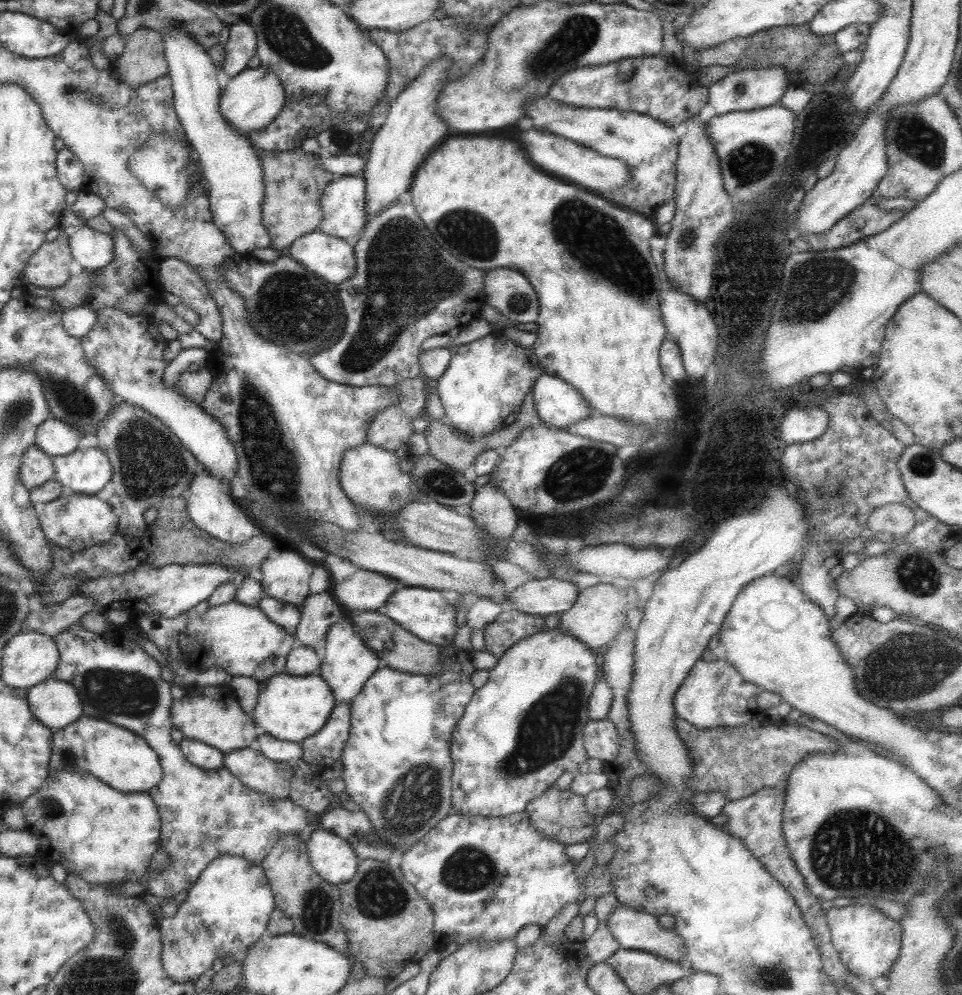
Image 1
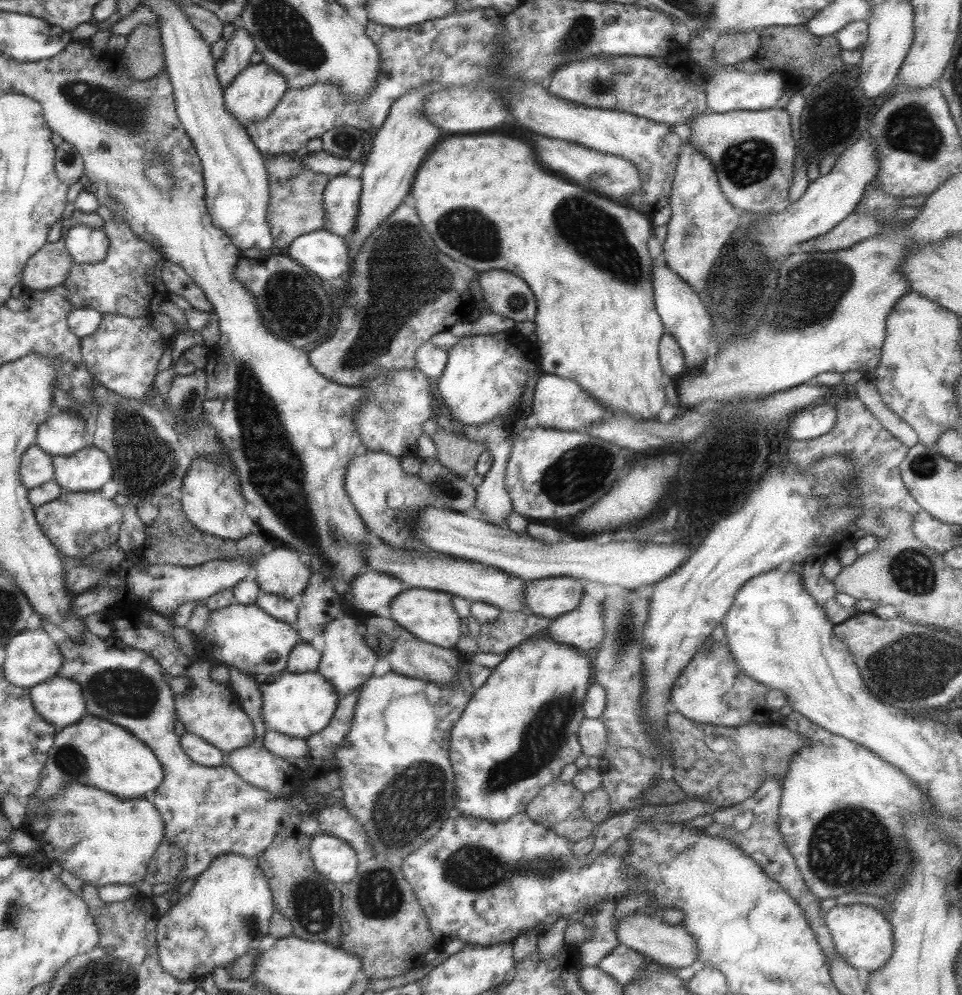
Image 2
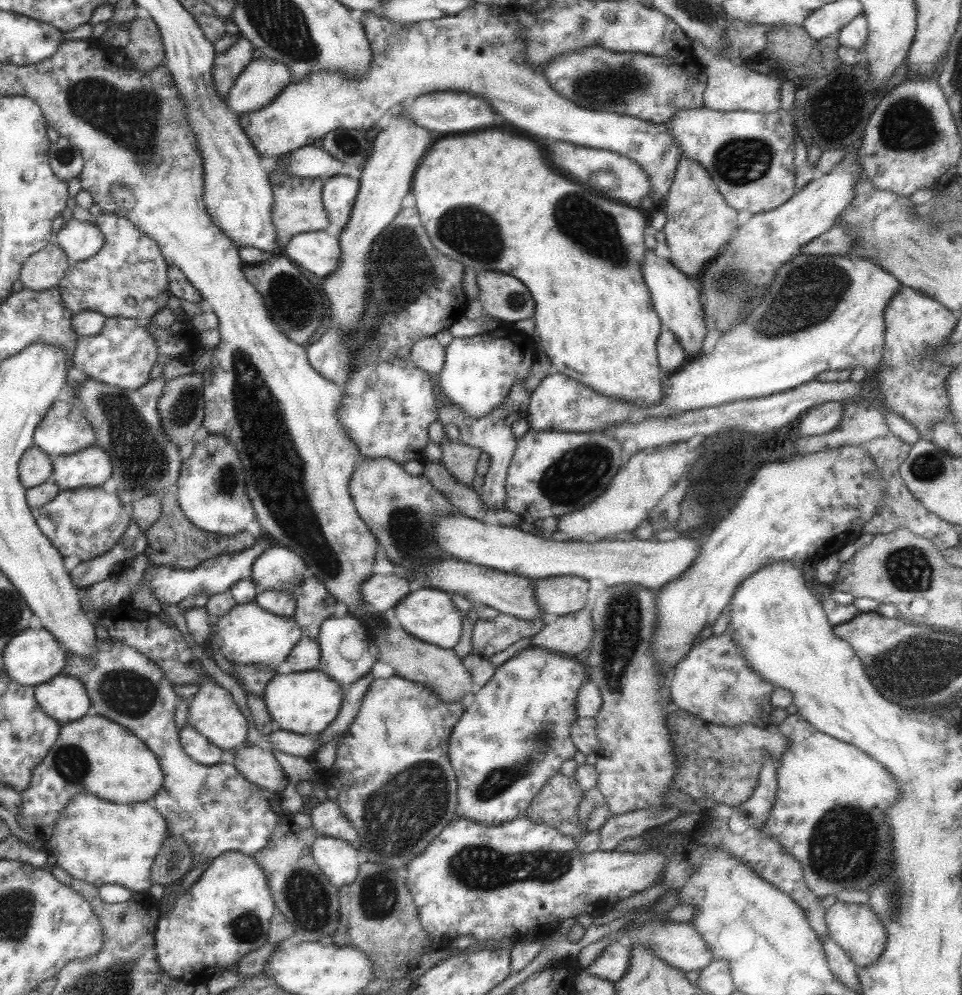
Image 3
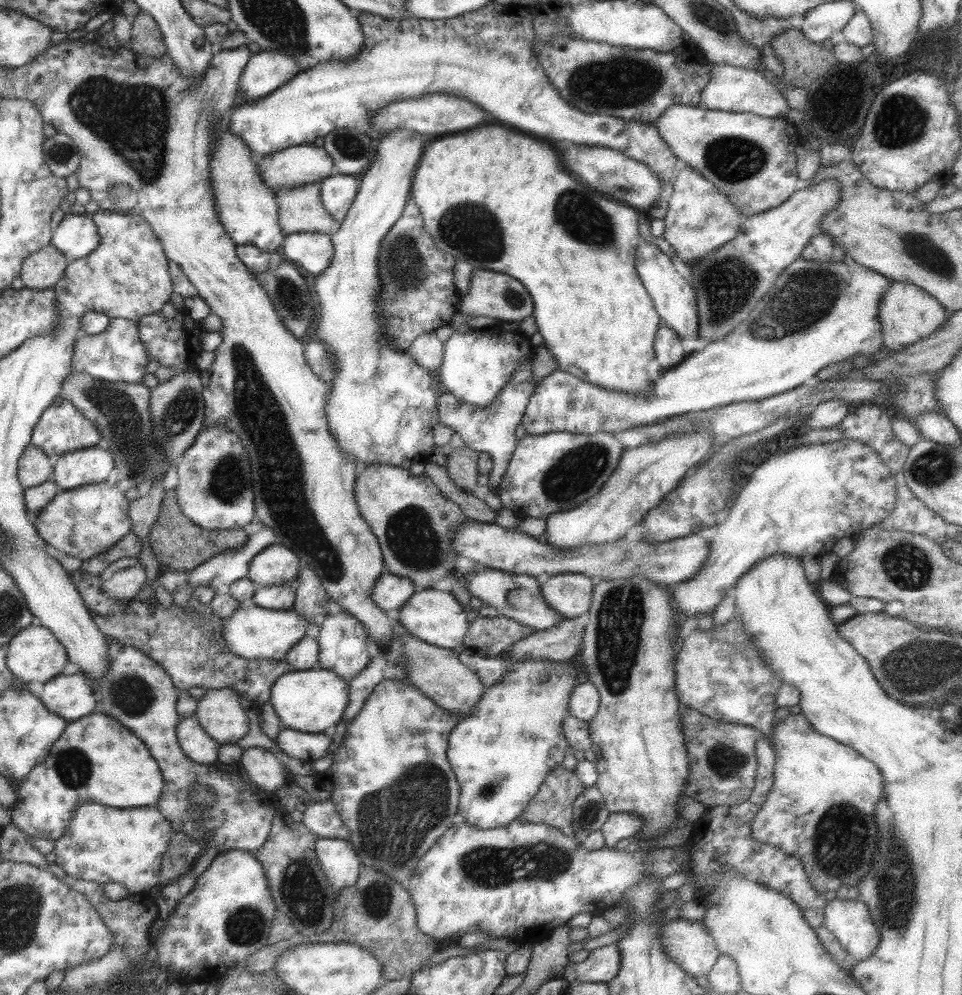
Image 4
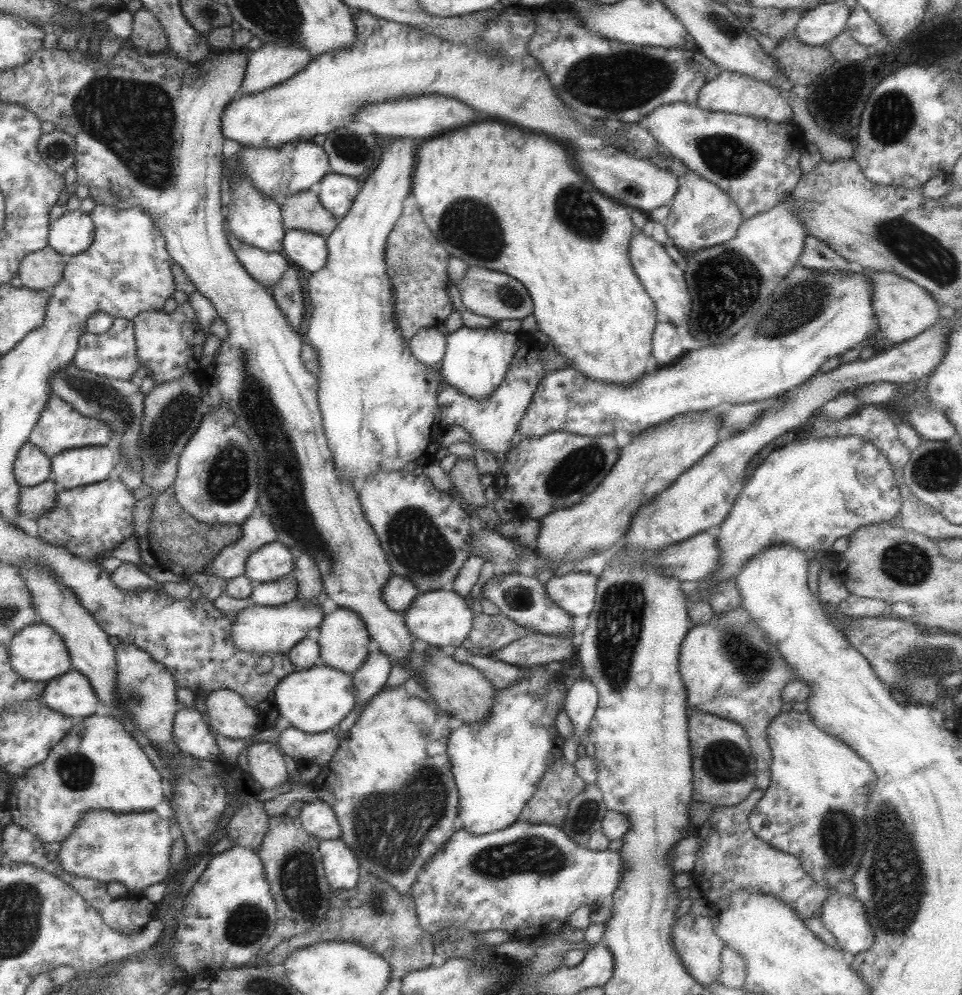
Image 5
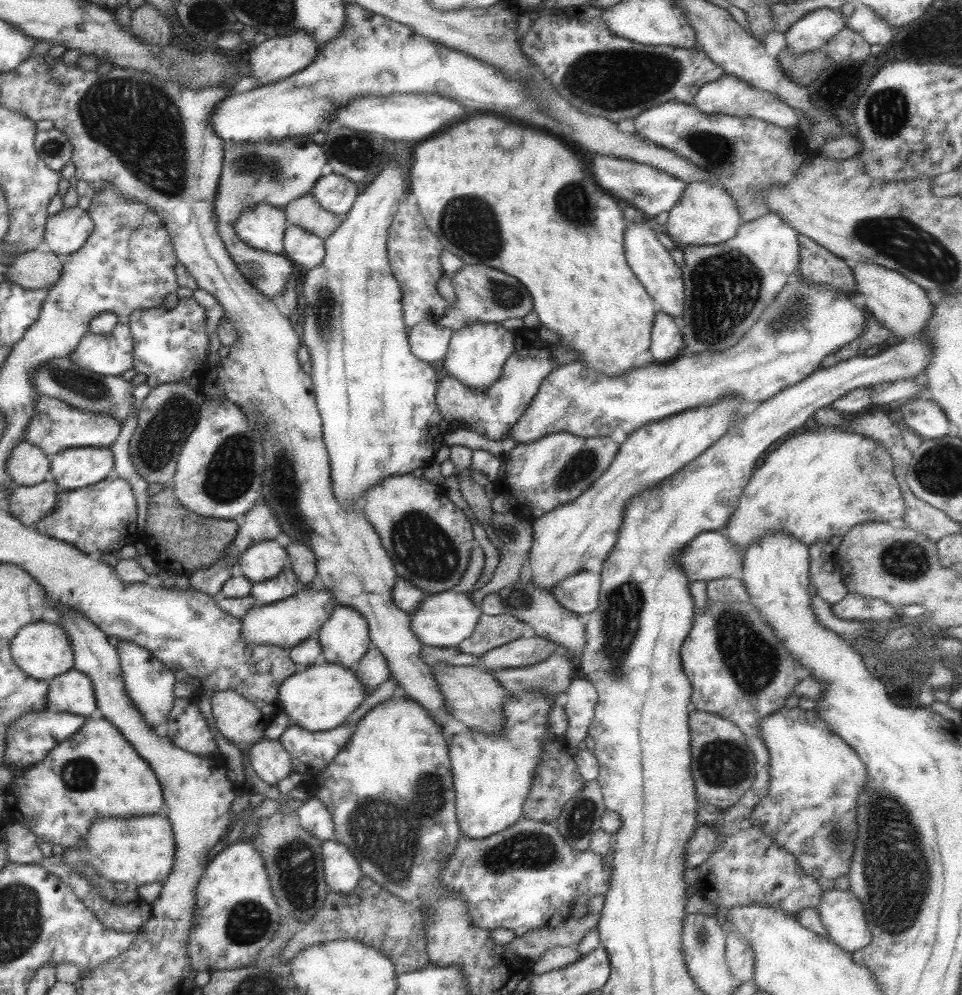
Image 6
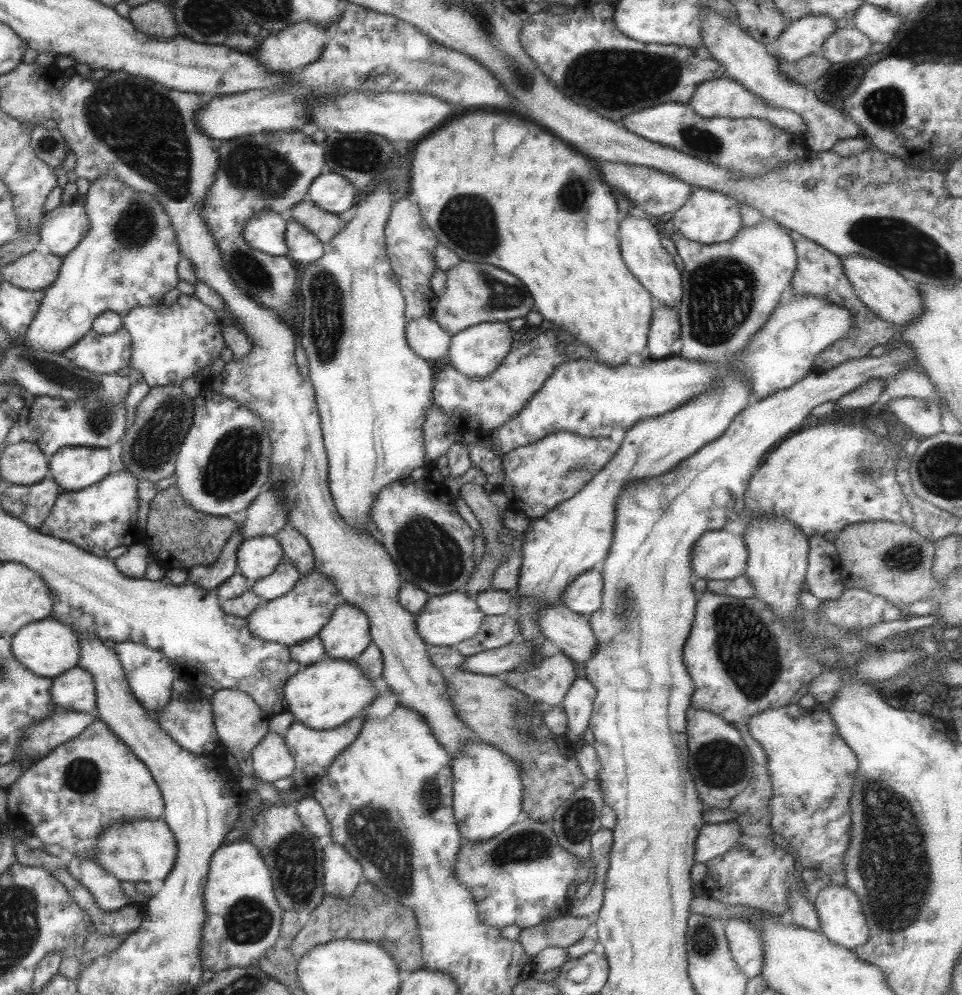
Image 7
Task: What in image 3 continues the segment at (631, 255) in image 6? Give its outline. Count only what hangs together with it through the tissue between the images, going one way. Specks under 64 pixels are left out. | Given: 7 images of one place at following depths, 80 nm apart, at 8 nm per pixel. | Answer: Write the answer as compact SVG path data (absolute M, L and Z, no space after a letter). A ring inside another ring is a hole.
M646 249L640 269L661 328L665 328L675 335L677 342L685 351L687 360L699 355L701 341L706 333L703 320L705 314L701 306L700 292L668 259L657 257L651 250Z

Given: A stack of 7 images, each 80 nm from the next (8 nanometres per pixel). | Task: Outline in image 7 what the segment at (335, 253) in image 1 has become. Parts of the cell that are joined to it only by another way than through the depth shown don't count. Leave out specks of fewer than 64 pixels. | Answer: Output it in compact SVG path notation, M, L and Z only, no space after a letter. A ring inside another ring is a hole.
M292 220L285 225L286 257L299 264L311 264L322 255L322 242L304 226Z

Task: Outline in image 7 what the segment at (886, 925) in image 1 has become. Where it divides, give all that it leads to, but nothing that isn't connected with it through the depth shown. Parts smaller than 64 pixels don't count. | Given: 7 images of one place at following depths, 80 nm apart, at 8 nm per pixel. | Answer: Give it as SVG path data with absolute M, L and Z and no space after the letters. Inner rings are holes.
M830 881L820 889L812 901L816 910L819 933L827 938L828 942L853 951L867 941L868 928L863 917L863 911L858 896L849 890L846 885L837 886Z

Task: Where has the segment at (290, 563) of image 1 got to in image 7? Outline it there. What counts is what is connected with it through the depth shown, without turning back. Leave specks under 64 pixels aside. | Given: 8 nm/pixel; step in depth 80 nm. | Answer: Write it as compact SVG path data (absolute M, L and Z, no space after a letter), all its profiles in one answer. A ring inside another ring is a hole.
M256 536L241 542L236 552L236 571L245 578L247 591L257 580L263 579L275 571L275 566L279 564L283 556L279 542L272 536Z

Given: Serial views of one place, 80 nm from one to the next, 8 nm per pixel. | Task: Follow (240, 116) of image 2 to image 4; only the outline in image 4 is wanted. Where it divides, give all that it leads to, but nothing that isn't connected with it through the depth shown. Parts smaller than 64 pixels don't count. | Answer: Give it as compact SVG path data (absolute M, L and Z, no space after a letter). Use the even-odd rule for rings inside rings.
M265 51L250 55L239 77L235 102L230 110L267 97L298 72L296 60L292 56Z

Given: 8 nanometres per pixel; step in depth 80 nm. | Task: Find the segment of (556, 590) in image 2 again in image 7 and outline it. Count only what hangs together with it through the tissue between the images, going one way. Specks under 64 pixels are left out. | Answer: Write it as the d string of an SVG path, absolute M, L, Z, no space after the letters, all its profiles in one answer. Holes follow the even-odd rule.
M595 564L587 572L579 574L575 580L571 580L562 590L558 600L571 612L588 616L597 610L601 600L602 577L601 566Z

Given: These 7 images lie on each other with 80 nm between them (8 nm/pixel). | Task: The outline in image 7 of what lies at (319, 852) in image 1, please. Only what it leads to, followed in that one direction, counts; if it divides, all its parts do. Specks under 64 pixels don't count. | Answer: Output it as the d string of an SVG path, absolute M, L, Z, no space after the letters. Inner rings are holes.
M327 843L322 848L322 887L325 895L345 898L363 880L361 865L341 845Z

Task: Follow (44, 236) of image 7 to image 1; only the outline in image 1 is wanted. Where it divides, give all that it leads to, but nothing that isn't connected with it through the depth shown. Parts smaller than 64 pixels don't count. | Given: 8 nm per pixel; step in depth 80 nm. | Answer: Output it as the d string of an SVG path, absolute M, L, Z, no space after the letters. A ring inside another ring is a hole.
M83 225L70 230L67 239L72 260L78 262L83 270L97 270L111 264L112 256L114 256L111 235L95 232L95 230Z

